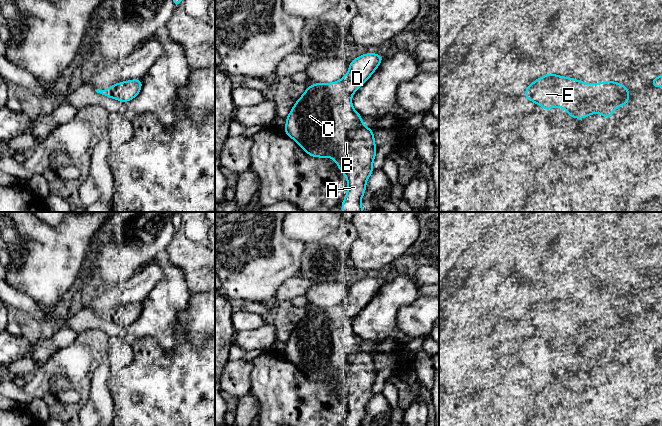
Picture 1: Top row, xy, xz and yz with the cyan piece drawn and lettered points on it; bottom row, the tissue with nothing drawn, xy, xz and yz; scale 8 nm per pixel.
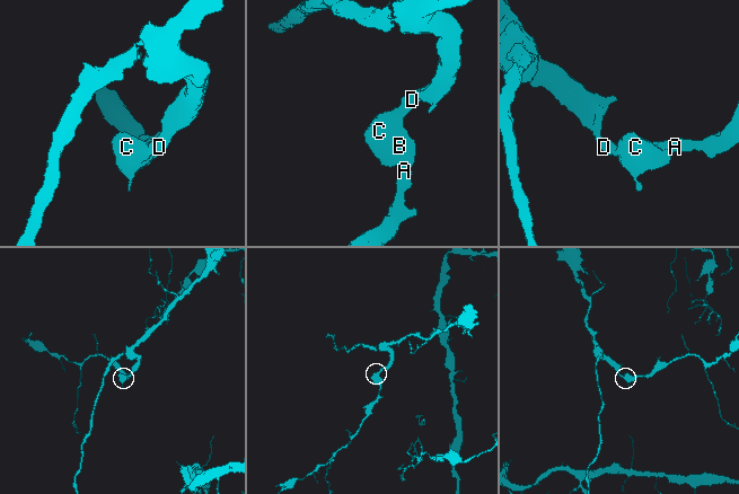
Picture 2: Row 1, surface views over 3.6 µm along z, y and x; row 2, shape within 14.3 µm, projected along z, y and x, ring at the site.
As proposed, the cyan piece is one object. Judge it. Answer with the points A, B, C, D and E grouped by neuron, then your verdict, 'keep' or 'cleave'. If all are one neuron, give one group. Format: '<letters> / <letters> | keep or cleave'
A B C D E | keep

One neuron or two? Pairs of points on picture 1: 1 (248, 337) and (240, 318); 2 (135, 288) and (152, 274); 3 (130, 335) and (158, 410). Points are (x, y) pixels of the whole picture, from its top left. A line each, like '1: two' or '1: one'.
1: two
2: one
3: two

